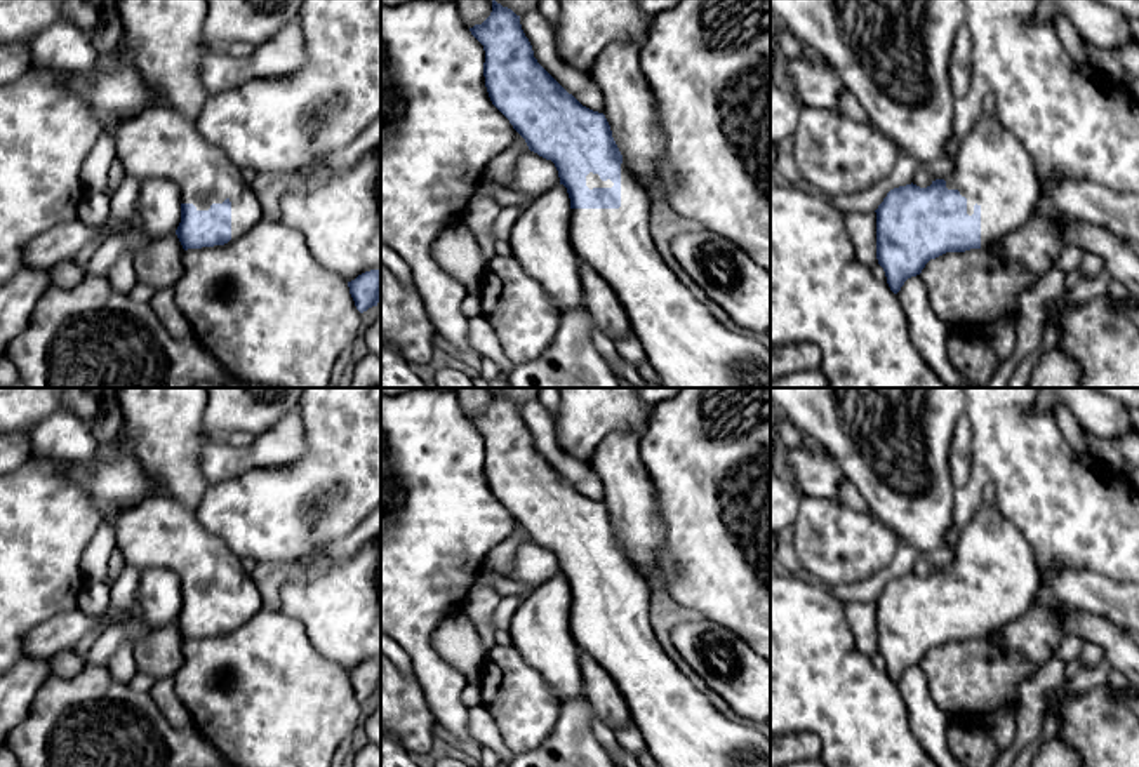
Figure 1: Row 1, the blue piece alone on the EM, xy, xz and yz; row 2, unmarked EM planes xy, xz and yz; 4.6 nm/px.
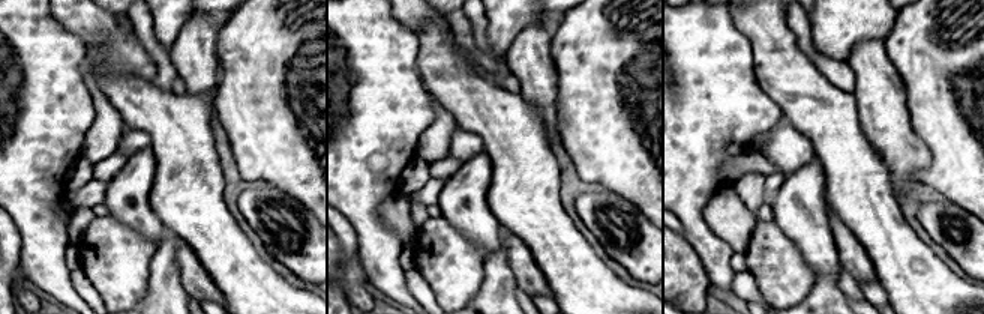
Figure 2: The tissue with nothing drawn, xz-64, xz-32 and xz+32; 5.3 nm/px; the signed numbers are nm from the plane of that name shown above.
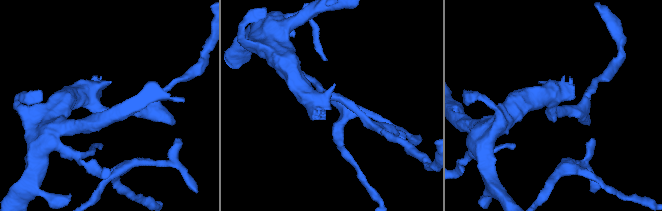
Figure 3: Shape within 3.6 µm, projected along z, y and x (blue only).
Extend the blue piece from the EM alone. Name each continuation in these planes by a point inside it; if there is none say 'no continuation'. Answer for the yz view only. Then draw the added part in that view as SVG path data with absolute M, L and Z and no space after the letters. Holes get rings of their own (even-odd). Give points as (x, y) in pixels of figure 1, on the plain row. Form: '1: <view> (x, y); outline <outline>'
1: yz (992, 557); outline M986 501L962 529L946 577L967 588L969 605L981 597L982 638L1028 614L1045 591L1031 544Z

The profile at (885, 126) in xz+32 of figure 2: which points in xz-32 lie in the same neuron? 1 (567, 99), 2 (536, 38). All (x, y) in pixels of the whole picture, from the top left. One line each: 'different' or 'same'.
1: different
2: same

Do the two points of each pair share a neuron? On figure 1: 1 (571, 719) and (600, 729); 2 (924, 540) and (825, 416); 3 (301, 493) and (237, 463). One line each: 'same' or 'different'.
1: different
2: same
3: different

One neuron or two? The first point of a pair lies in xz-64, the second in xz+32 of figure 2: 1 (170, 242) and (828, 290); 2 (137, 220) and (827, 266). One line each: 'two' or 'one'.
1: one
2: one

